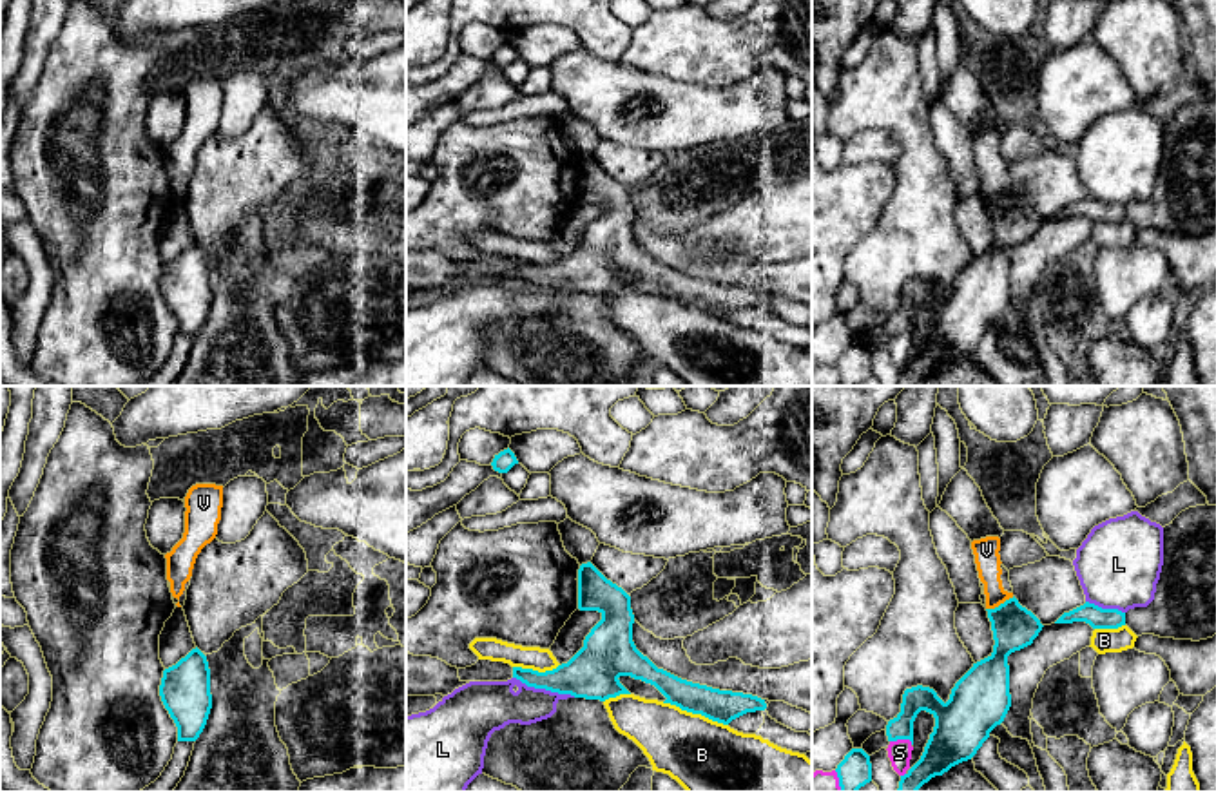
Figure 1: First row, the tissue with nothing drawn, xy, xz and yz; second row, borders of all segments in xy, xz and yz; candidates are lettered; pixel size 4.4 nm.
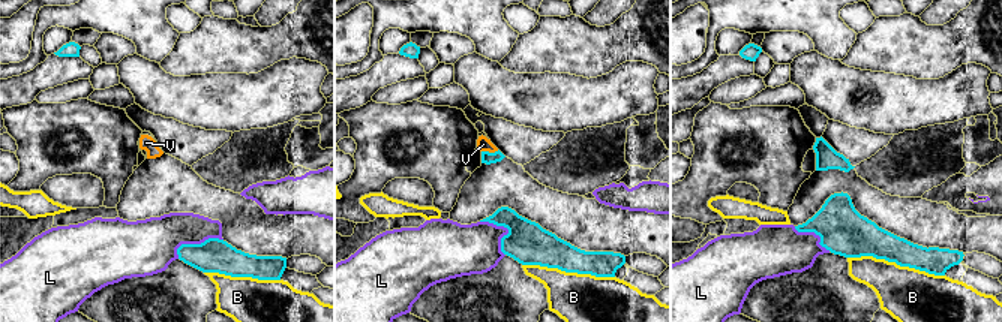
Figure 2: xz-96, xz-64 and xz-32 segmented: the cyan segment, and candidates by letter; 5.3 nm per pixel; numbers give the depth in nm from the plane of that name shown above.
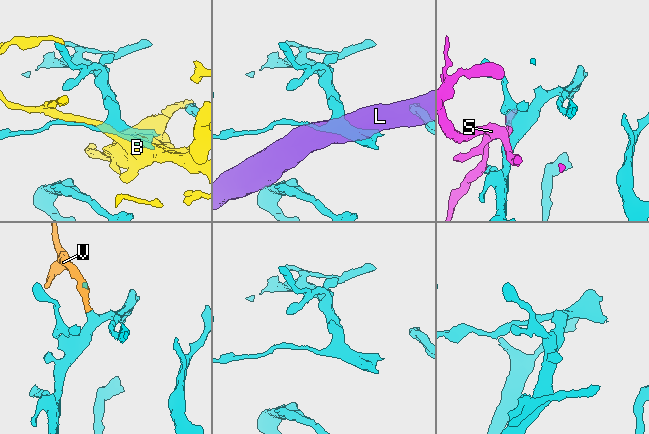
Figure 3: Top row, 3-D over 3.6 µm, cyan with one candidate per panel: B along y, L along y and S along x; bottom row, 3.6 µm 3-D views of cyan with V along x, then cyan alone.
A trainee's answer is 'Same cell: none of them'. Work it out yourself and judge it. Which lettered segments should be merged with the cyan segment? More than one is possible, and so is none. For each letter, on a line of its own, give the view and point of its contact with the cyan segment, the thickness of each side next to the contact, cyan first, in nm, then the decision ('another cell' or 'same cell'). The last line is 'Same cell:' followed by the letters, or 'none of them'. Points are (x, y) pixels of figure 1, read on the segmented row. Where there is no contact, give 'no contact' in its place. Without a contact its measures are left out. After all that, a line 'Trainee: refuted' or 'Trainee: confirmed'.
B: meets cyan in xz at (694, 713); 140 nm thick on the cyan side, 360 nm on the other; another cell
L: meets cyan in xz at (544, 687); 220 nm thick on the cyan side, 220 nm on the other; another cell
S: meets cyan in yz at (901, 738); 220 nm thick on the cyan side, 110 nm on the other; another cell
V: meets cyan in yz at (1001, 604); 190 nm thick on the cyan side, 110 nm on the other; another cell
Same cell: none of them
Trainee: confirmed

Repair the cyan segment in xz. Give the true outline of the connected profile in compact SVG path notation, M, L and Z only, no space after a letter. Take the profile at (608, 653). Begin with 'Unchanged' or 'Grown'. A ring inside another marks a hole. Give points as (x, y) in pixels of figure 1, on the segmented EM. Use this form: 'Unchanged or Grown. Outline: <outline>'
Unchanged. Outline: M591 562L578 569L578 609L602 614L585 636L584 647L553 671L513 667L513 678L527 687L605 701L631 694L618 680L631 676L654 685L667 698L663 703L723 725L747 712L767 709L765 700L758 696L712 689L658 669L632 642L631 596Z

